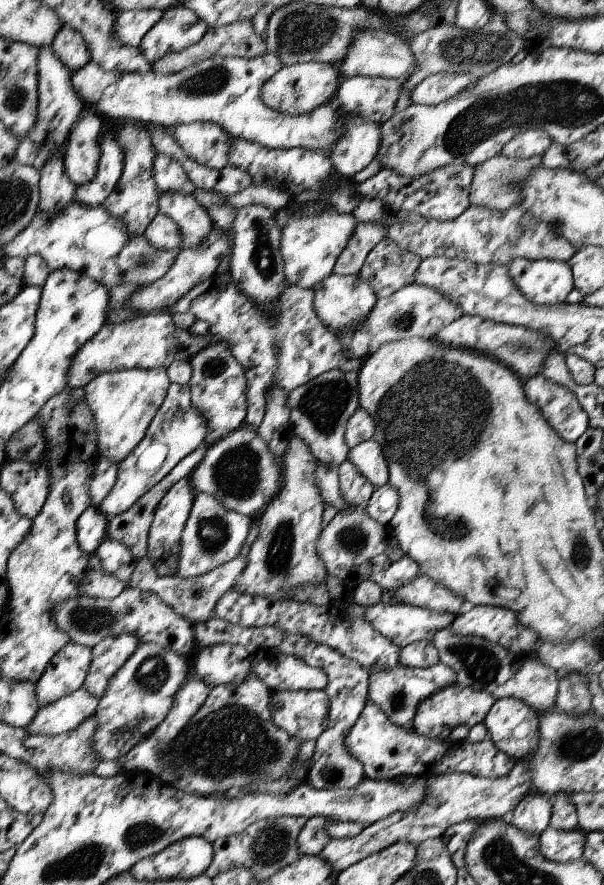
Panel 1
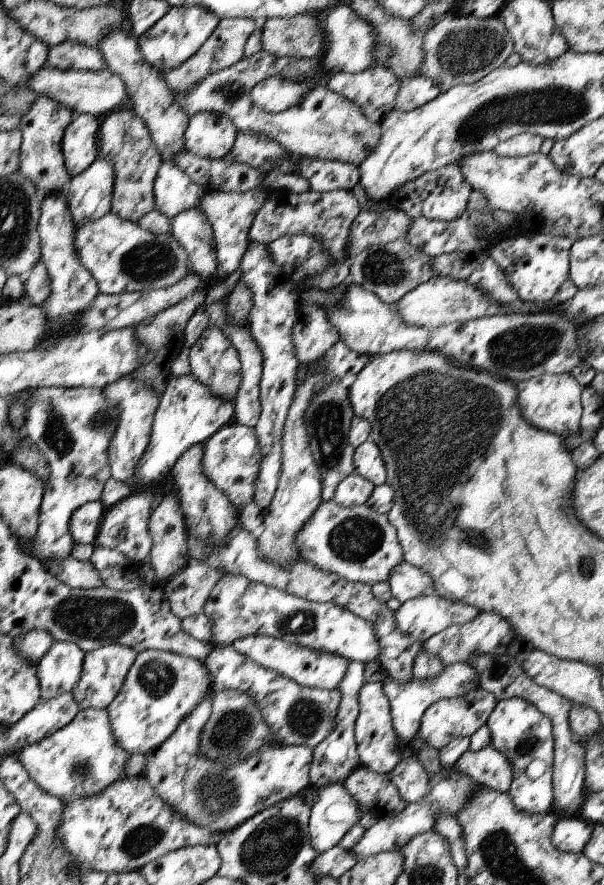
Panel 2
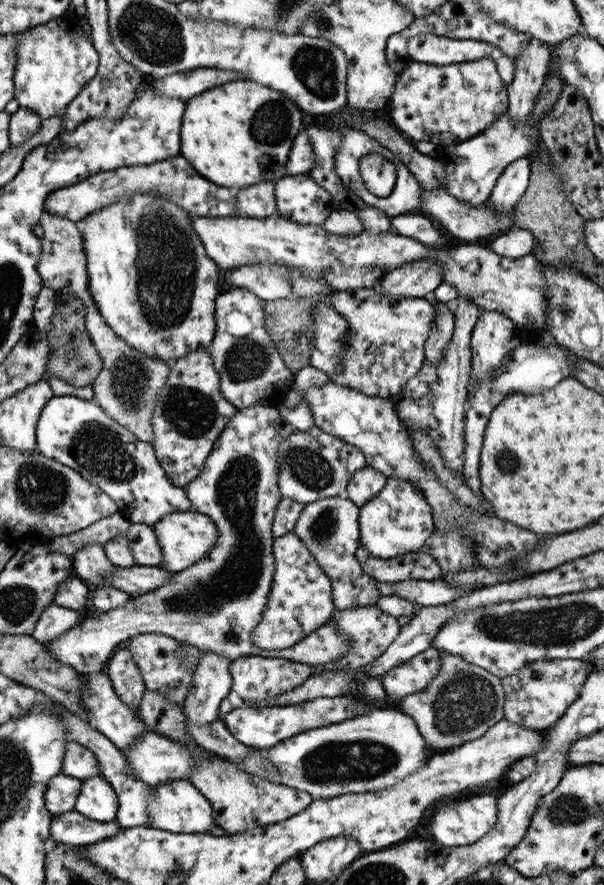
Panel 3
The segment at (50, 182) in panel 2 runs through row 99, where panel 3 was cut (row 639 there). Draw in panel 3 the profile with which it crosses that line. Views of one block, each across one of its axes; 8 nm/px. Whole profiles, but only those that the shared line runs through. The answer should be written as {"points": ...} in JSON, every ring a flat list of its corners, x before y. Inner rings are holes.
{"points":[[51,603,41,611,30,635,36,642,46,645,46,642,79,623,81,618,83,616,80,612]]}

